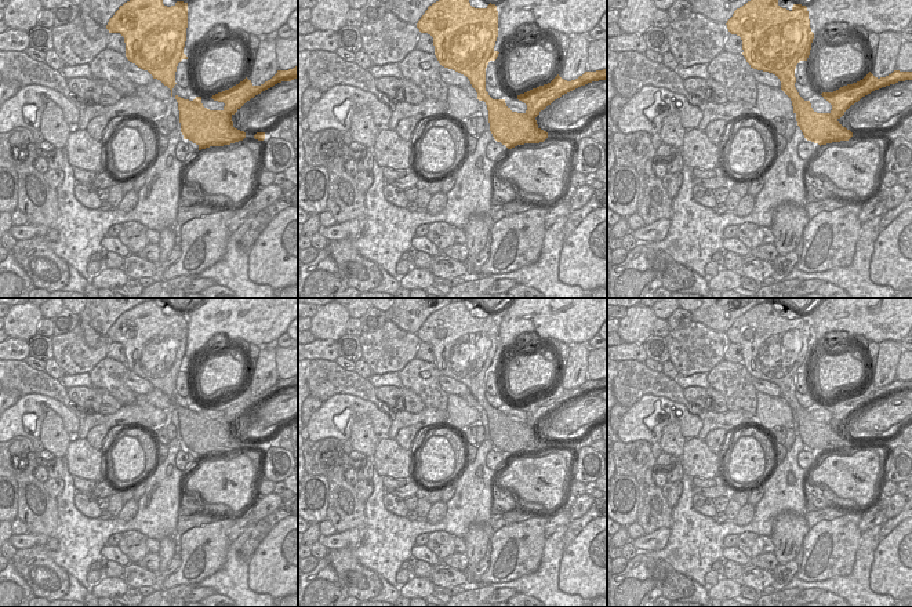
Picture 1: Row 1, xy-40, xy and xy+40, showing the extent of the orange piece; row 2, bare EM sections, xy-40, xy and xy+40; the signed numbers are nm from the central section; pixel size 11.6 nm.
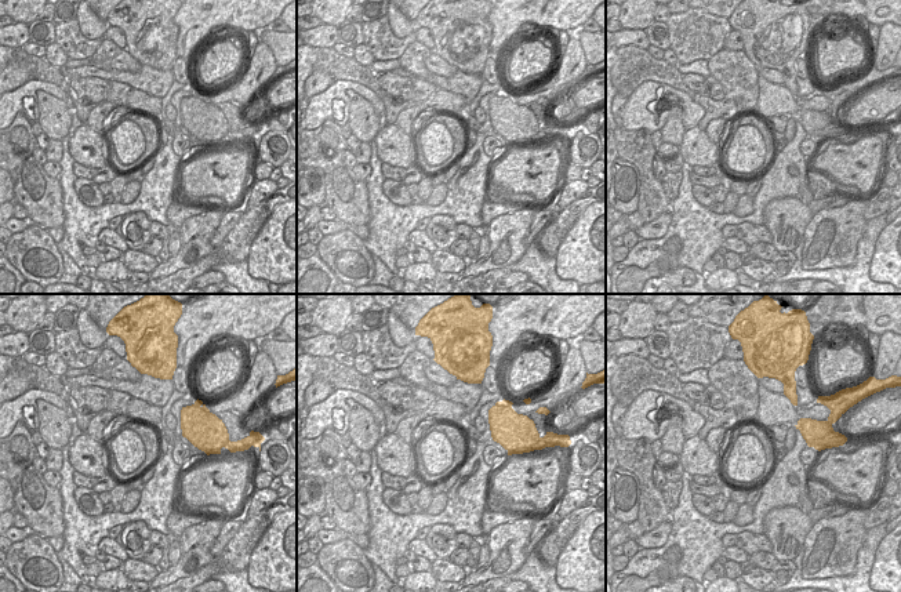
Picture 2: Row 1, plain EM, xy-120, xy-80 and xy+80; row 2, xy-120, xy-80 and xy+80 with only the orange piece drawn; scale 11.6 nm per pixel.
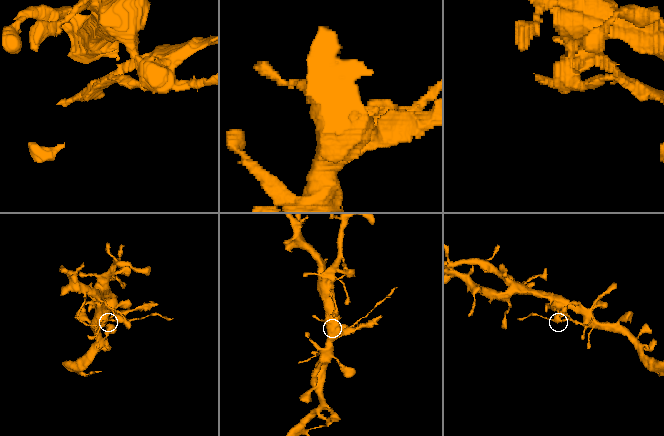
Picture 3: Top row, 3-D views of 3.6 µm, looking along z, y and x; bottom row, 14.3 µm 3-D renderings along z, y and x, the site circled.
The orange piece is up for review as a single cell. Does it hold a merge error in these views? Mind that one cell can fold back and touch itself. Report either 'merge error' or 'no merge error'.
merge error

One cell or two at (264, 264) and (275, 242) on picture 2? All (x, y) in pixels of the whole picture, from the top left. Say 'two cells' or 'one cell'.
one cell

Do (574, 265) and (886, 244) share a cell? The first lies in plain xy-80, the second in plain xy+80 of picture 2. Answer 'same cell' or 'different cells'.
same cell

